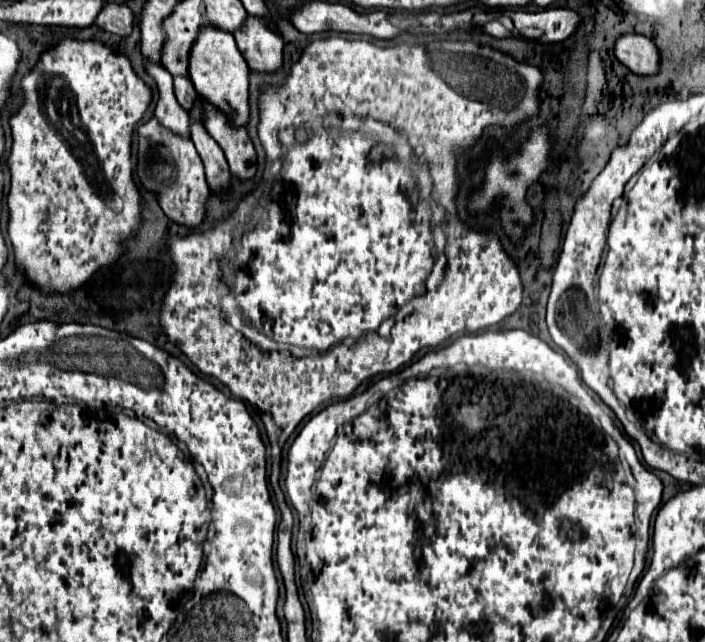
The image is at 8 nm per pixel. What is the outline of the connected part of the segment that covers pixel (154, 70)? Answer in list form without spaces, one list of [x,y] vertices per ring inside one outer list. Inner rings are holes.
[[[144,59],[144,69],[156,81],[156,87],[158,87],[158,103],[156,103],[154,115],[168,129],[188,135],[188,111],[174,97],[172,75],[168,71],[164,71],[162,65],[152,63],[152,59]]]

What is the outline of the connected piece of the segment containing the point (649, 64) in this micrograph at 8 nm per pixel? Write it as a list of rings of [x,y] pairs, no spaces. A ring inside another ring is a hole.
[[[624,33],[614,41],[614,55],[620,63],[638,75],[654,75],[658,71],[658,49],[652,39],[636,33]]]

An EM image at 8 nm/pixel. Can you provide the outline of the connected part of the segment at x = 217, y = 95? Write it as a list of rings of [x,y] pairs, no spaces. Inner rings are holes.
[[[200,27],[200,33],[190,49],[188,75],[198,91],[198,95],[208,95],[216,107],[228,111],[236,123],[248,123],[248,63],[238,51],[232,33],[216,27]]]

